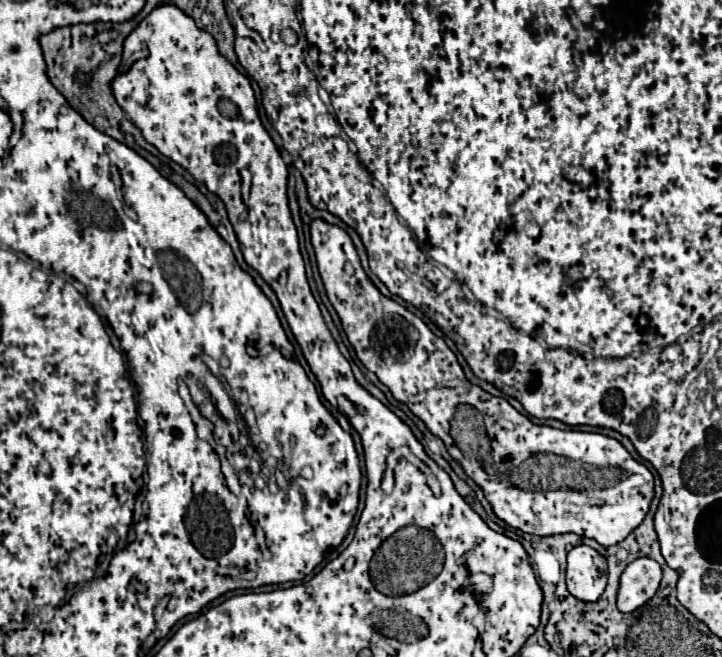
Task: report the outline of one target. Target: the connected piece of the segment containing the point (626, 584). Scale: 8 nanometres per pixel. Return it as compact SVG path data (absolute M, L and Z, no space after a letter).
M640 557L632 561L622 577L620 577L620 591L618 591L618 609L622 613L632 613L646 601L650 601L660 585L662 569L654 559Z

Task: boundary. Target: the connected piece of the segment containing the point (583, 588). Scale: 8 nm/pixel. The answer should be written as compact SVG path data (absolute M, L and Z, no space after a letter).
M578 545L568 553L566 585L580 601L598 601L608 581L606 559L588 545Z

